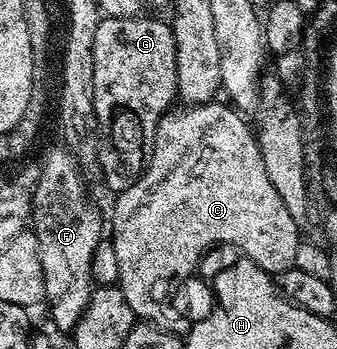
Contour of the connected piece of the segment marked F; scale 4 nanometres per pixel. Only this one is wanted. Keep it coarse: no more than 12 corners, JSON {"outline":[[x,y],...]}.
{"outline":[[71,151],[32,187],[44,307],[70,333],[96,286],[102,215]]}

